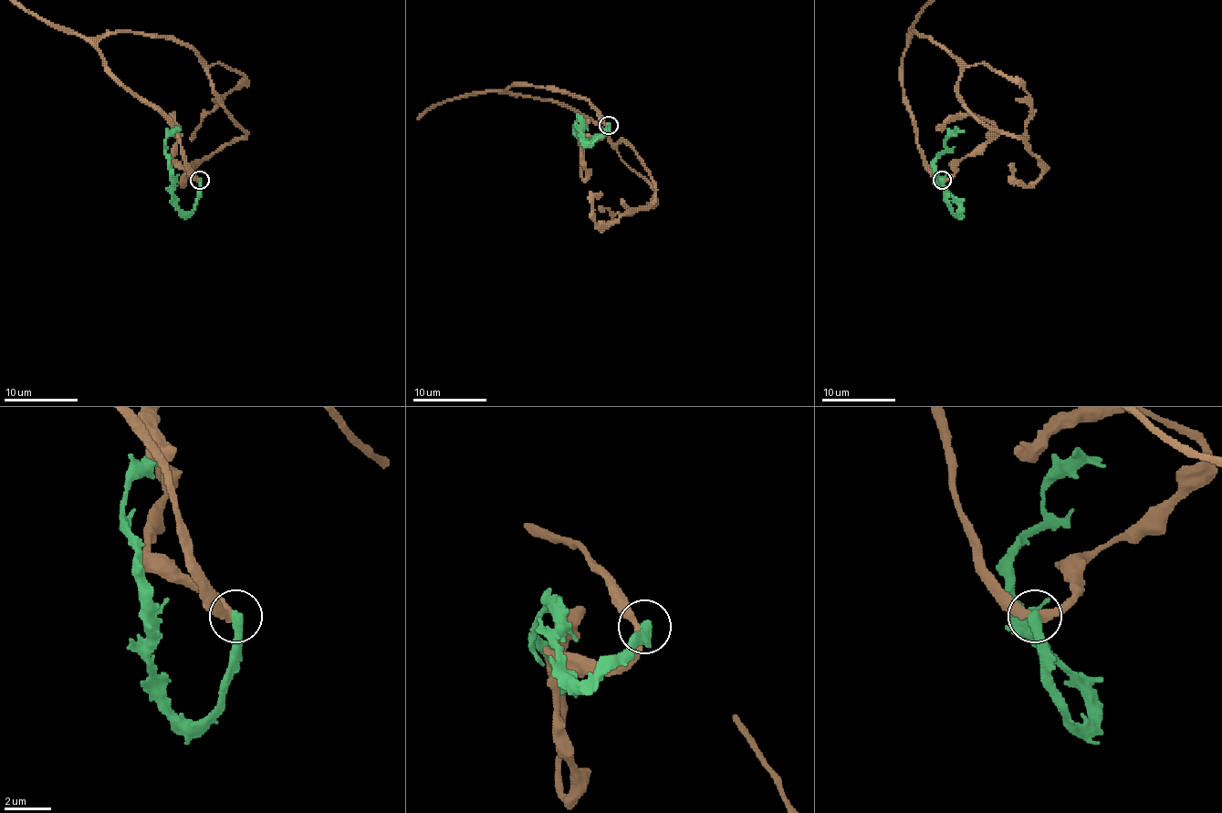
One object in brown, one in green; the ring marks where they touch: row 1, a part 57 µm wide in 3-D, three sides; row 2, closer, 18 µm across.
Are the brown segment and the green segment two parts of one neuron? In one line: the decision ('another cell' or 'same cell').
another cell

